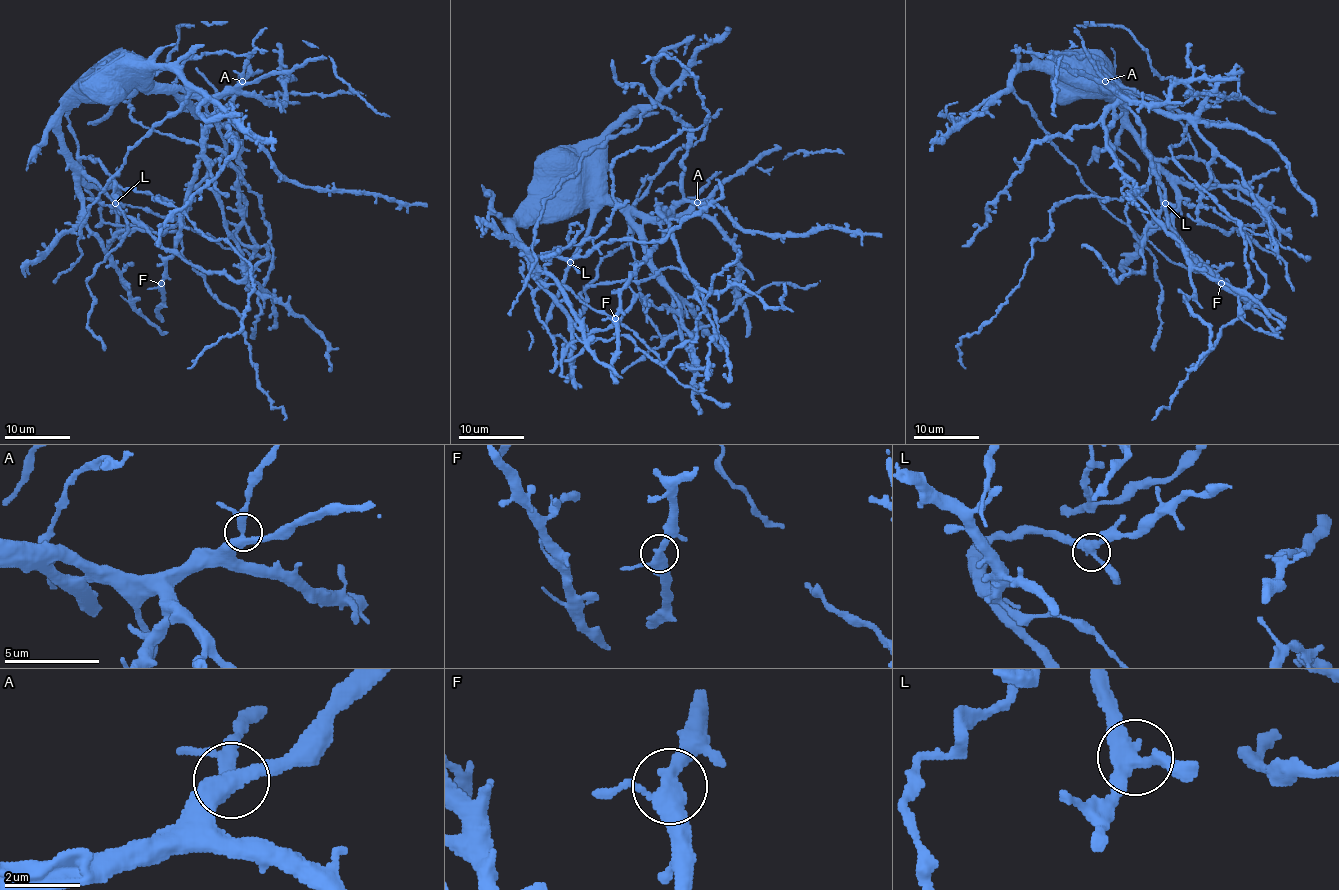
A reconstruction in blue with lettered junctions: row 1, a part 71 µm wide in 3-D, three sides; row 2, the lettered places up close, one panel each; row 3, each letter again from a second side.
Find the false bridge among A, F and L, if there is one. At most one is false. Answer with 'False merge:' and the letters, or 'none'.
False merge: none

